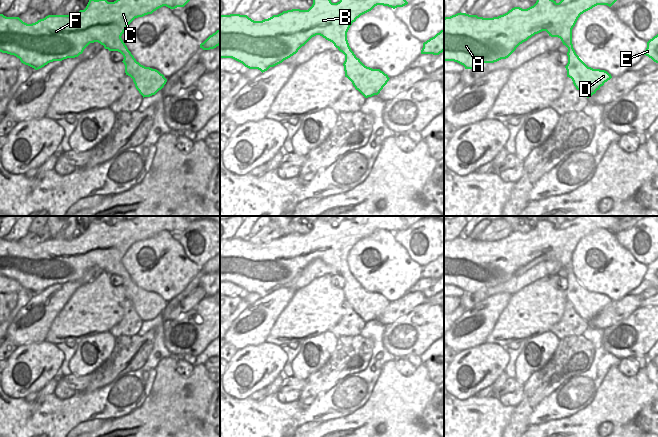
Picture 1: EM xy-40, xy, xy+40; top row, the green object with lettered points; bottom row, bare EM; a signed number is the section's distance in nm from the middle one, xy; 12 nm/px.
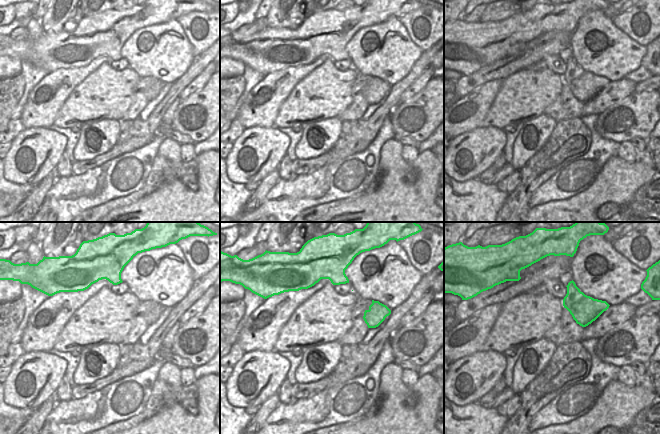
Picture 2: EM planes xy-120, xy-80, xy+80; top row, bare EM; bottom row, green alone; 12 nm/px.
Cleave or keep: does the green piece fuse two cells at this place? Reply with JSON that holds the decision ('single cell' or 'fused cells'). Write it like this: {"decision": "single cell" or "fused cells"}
{"decision": "single cell"}

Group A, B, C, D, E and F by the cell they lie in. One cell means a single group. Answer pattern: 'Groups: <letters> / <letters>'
Groups: A B C D E F

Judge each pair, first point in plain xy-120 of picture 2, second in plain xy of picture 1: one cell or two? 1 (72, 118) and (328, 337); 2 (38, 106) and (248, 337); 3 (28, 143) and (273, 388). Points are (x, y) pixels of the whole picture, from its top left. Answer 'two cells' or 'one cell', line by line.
1: two cells
2: one cell
3: two cells

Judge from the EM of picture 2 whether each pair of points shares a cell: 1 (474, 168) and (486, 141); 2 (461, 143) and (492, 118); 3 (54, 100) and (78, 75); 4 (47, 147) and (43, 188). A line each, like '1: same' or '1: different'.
1: same
2: different
3: same
4: different

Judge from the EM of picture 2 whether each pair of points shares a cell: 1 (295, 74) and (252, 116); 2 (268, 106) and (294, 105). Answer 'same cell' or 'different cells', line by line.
1: same cell
2: different cells

